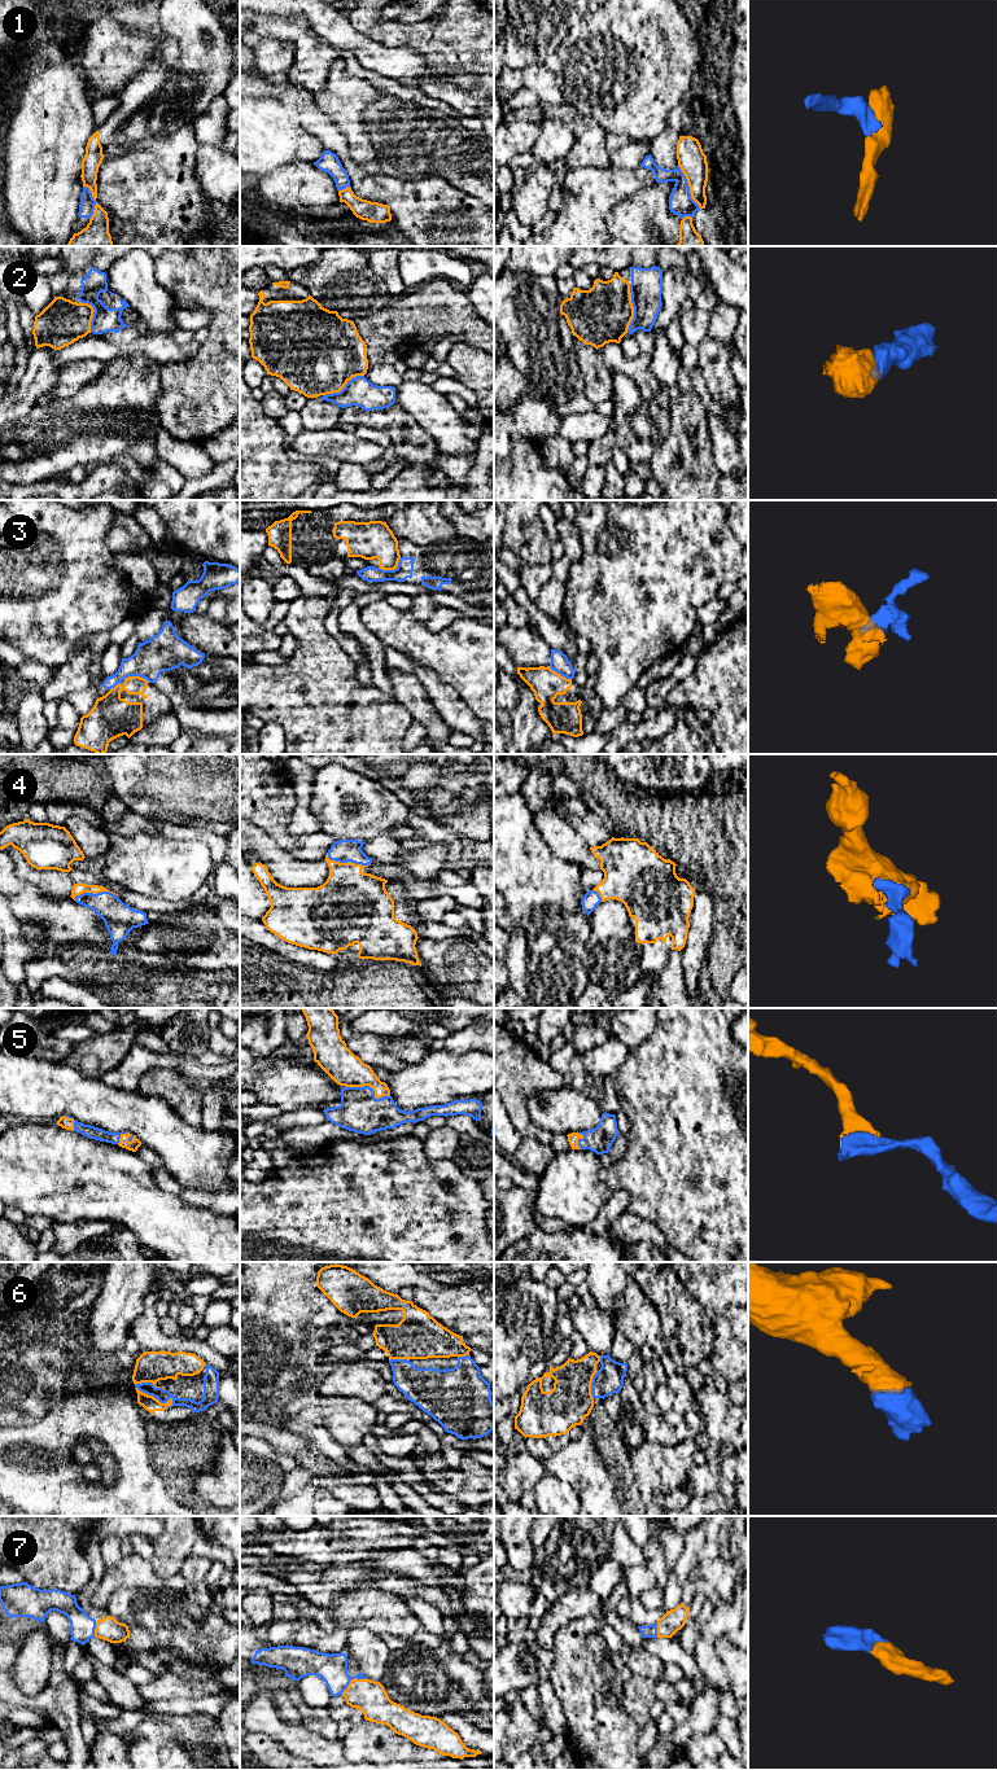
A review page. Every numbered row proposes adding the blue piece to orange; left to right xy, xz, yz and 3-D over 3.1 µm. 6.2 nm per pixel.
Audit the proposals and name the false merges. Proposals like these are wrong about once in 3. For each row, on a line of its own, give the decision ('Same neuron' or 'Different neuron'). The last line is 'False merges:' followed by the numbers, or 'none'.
1: Different neuron
2: Same neuron
3: Different neuron
4: Same neuron
5: Same neuron
6: Same neuron
7: Same neuron
False merges: 1, 3

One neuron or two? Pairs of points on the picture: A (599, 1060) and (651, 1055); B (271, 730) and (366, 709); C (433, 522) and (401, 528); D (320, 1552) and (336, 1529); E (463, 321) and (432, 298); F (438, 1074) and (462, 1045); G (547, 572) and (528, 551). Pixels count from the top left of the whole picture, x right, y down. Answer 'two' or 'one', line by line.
A: two
B: two
C: one
D: one
E: one
F: two
G: two

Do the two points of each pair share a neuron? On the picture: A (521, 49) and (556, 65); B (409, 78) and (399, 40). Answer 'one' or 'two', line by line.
A: two
B: two

